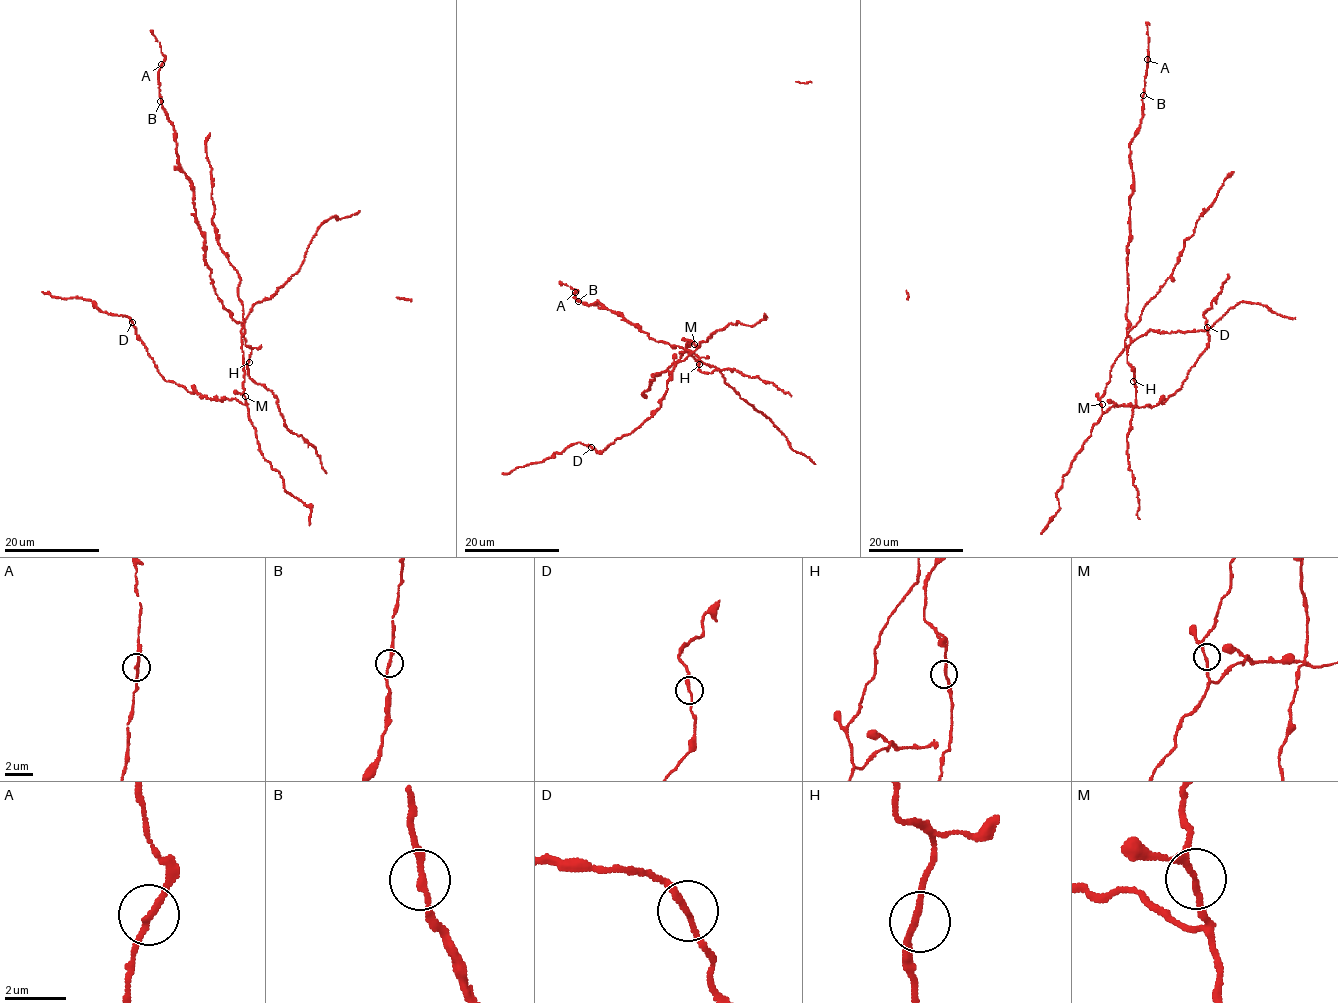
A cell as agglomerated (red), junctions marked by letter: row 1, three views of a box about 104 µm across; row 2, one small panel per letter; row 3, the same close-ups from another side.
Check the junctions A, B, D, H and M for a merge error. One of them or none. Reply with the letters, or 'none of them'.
none of them

